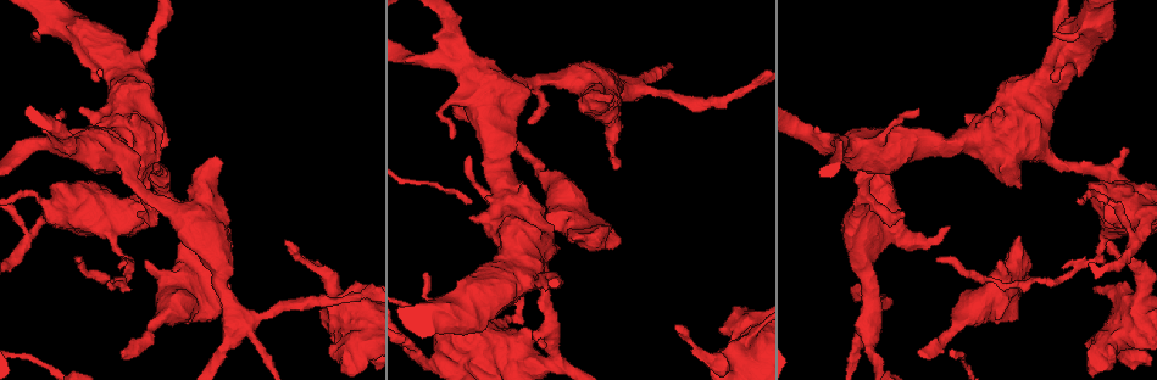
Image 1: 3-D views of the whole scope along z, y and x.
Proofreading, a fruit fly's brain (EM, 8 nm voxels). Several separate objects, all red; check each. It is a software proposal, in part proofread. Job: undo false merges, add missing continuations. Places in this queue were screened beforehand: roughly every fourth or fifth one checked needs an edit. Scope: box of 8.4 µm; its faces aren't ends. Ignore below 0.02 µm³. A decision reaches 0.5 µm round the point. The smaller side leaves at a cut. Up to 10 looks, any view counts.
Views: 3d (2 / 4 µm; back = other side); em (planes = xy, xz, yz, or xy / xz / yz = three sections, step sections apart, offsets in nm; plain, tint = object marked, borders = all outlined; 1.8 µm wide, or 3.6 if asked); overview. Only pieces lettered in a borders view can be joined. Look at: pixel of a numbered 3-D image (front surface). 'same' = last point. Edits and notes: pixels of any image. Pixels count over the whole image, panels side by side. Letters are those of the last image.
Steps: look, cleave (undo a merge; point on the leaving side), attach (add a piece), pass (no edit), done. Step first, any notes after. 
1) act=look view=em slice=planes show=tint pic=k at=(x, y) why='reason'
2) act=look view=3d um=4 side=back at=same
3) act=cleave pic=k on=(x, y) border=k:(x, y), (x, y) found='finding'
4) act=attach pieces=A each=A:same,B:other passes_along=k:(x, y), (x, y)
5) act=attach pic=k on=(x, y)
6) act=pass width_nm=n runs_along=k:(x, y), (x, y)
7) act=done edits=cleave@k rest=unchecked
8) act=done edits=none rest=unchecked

act=look view=em slice=planes show=borders pic=1 at=(904, 214) why='an open end'

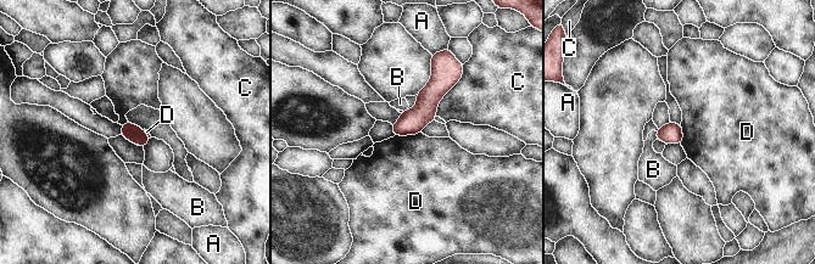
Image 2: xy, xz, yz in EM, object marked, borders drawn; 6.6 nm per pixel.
act=pass each=A:other,B:other,C:other,D:other runs_along=2:(445, 71), (426, 104), (397, 132) found='none of them fits'

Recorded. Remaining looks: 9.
act=look view=em slice=xy step=16 show=tint pic=1 at=(582, 235) why='free end'

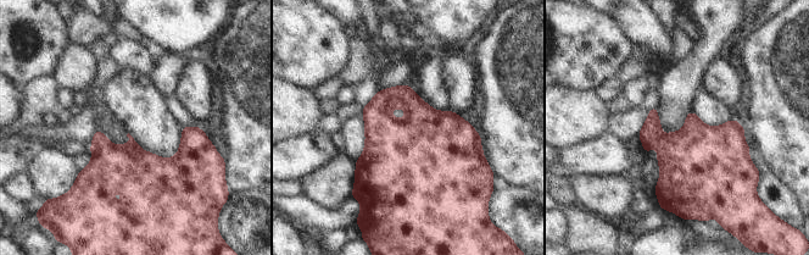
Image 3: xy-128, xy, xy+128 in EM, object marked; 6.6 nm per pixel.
act=look view=em slice=planes show=borders at=same why='another direction'

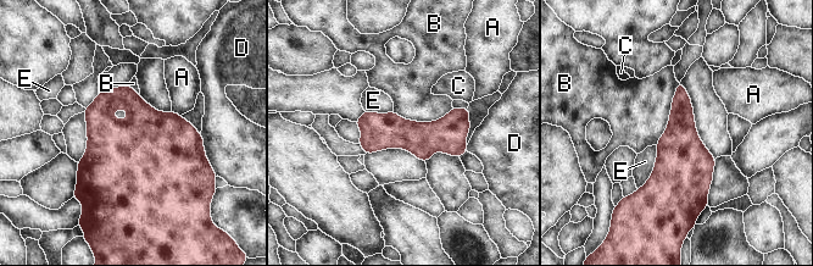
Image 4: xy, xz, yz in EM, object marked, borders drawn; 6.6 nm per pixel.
act=pass width_nm=240 each=A:other,B:other,C:other,D:other,E:other runs_along=4:(466, 114), (444, 136), (362, 142) found='no lettered piece goes on from it'

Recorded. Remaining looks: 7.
act=look view=3d um=4 pic=1 at=(677, 327) why='branch stops here'

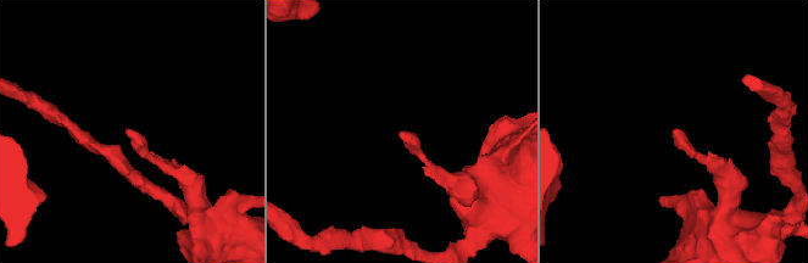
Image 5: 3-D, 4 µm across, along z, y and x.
act=look view=em slice=xz step=4 show=borders pic=5 at=(400, 135) why='need the tissue'

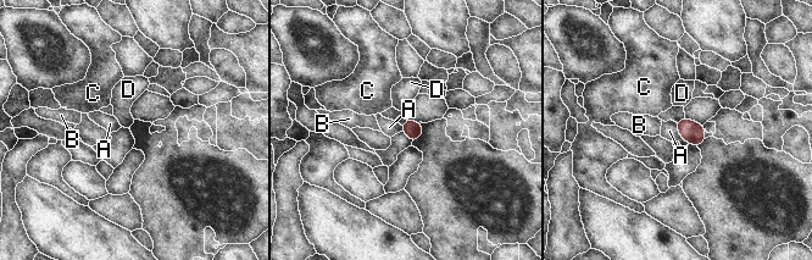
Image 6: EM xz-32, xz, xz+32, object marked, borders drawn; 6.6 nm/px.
act=pass width_nm=110 each=A:other,B:other,C:other,D:other border=6:(674, 122), (678, 133), (689, 143) found='none of them fits'

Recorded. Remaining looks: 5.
act=look view=em slice=planes show=borders pic=1 at=(919, 354) why='an open end'

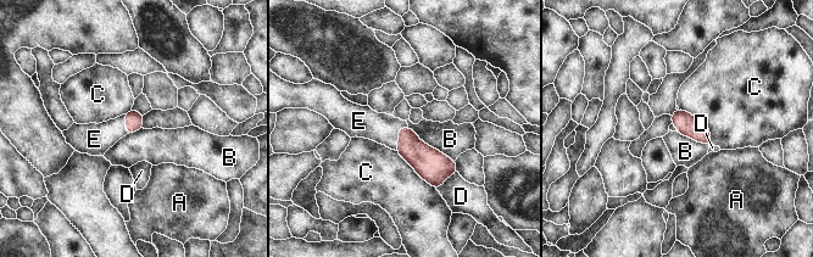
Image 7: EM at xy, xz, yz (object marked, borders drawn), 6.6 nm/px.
act=attach pic=7 on=(363, 122) each=A:other,B:other,C:other,D:other,E:same passes_along=7:(427, 161), (399, 135), (363, 122) found='the neuron continues'

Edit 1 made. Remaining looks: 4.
act=done edits=attach@7 rest=unchecked

